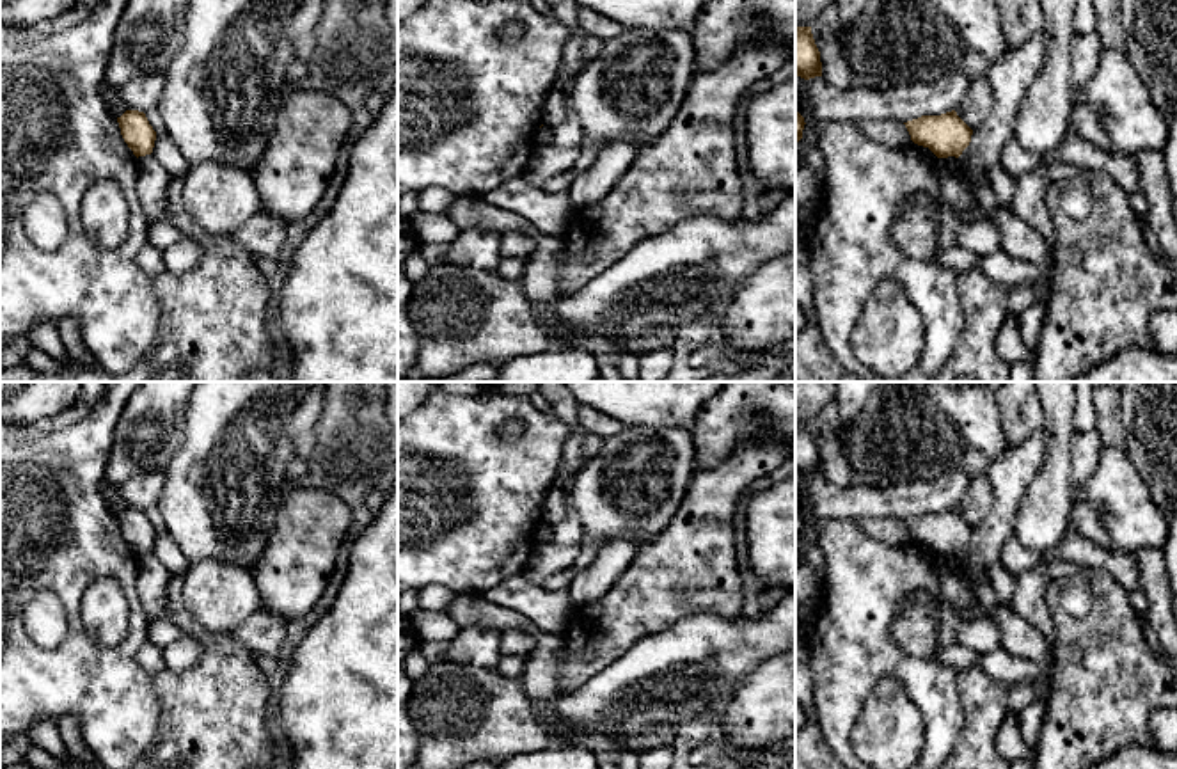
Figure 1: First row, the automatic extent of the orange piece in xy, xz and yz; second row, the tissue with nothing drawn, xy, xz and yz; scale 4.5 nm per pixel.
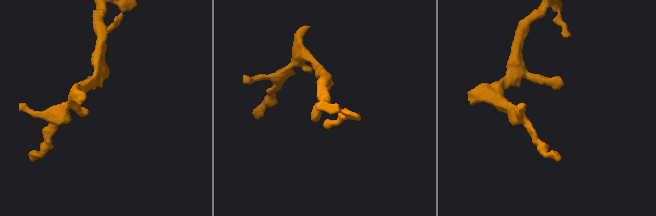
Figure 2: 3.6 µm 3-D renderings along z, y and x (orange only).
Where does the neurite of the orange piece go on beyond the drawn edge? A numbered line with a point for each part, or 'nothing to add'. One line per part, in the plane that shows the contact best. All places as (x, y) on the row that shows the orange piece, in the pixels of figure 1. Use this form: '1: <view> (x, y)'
nothing to add

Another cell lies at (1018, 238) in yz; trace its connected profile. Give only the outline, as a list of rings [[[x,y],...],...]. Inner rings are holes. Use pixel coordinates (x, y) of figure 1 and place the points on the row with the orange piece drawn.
[[[959,158],[939,160],[943,170],[943,195],[950,208],[960,218],[989,218],[999,233],[999,249],[1008,256],[1033,265],[1051,266],[1055,261],[1055,245],[1049,245],[1026,220],[1010,208],[999,206],[989,213],[975,197],[973,179],[960,169]]]

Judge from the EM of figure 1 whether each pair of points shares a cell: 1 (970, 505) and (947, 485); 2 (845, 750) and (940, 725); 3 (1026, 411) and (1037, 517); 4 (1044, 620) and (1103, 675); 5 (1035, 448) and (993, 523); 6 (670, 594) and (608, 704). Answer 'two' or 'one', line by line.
1: two
2: one
3: two
4: two
5: one
6: two

